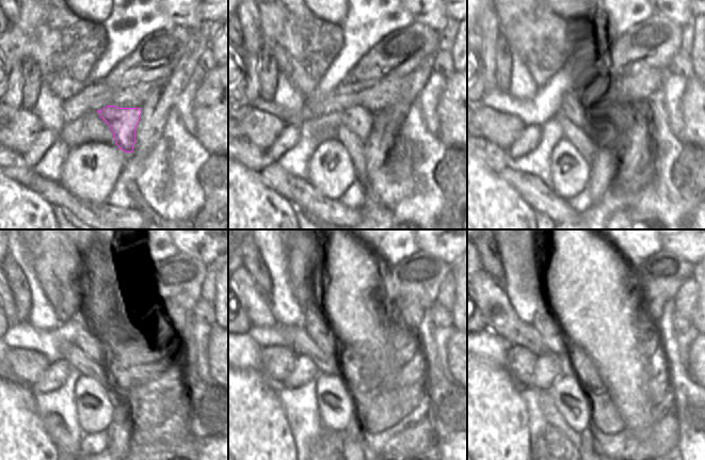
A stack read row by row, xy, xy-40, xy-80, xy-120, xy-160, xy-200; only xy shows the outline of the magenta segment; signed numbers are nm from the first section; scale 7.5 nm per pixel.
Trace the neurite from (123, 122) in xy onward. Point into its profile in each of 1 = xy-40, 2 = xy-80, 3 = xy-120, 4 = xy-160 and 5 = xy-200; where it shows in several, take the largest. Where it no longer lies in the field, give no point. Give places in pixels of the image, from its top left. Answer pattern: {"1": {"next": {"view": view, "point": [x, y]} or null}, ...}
{"1": {"next": {"view": "xy-40", "point": [359, 121]}}, "2": {"next": {"view": "xy-80", "point": [583, 113]}}, "3": {"next": {"view": "xy-120", "point": [90, 343]}}, "4": {"next": {"view": "xy-160", "point": [319, 332]}}, "5": {"next": {"view": "xy-200", "point": [554, 336]}}}

